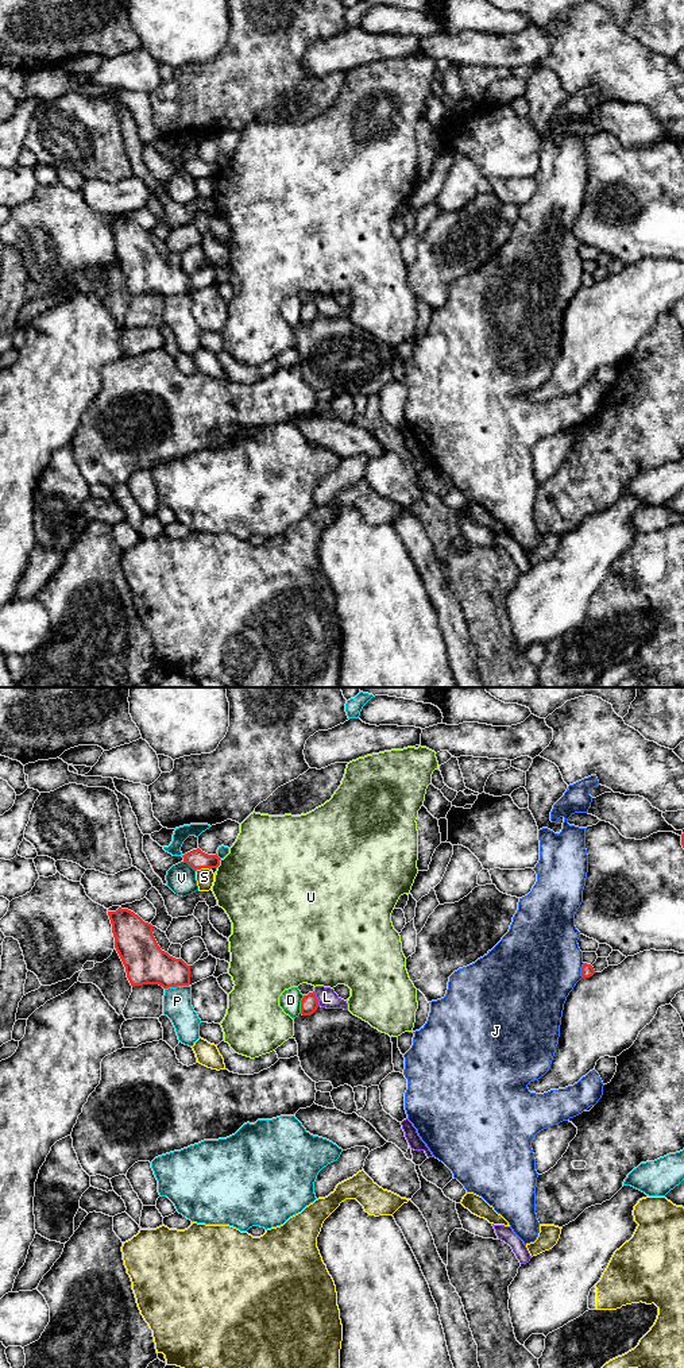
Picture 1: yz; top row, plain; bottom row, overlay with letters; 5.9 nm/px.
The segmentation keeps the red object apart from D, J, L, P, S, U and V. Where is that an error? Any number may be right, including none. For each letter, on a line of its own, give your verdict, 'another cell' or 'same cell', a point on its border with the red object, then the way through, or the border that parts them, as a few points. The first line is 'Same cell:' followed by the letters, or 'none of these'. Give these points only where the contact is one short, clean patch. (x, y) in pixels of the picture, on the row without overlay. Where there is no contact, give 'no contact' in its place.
Same cell: none of these
D: another cell; contact yz (301, 313)
J: another cell; contact yz (582, 278)
L: another cell; contact yz (316, 307); border yz (313, 300), (319, 313)
P: another cell; contact yz (176, 295)
S: another cell; contact yz (203, 176)
U: another cell; contact yz (219, 172)
V: another cell; contact yz (189, 173)

